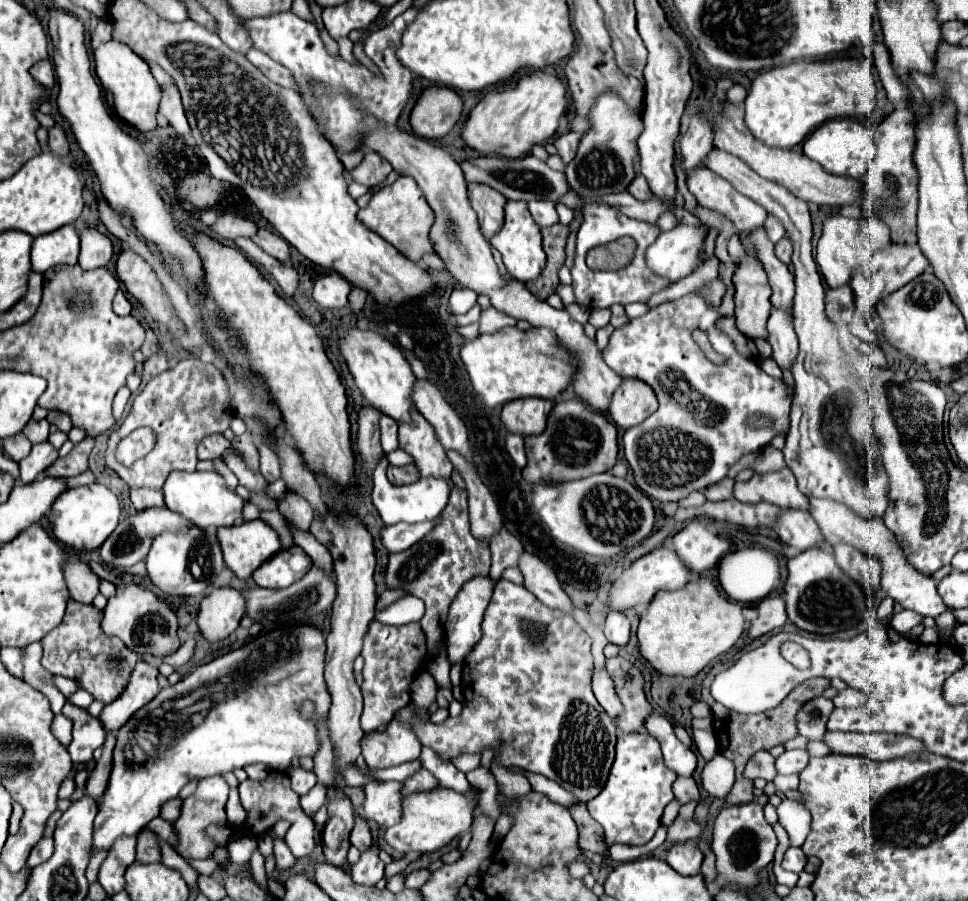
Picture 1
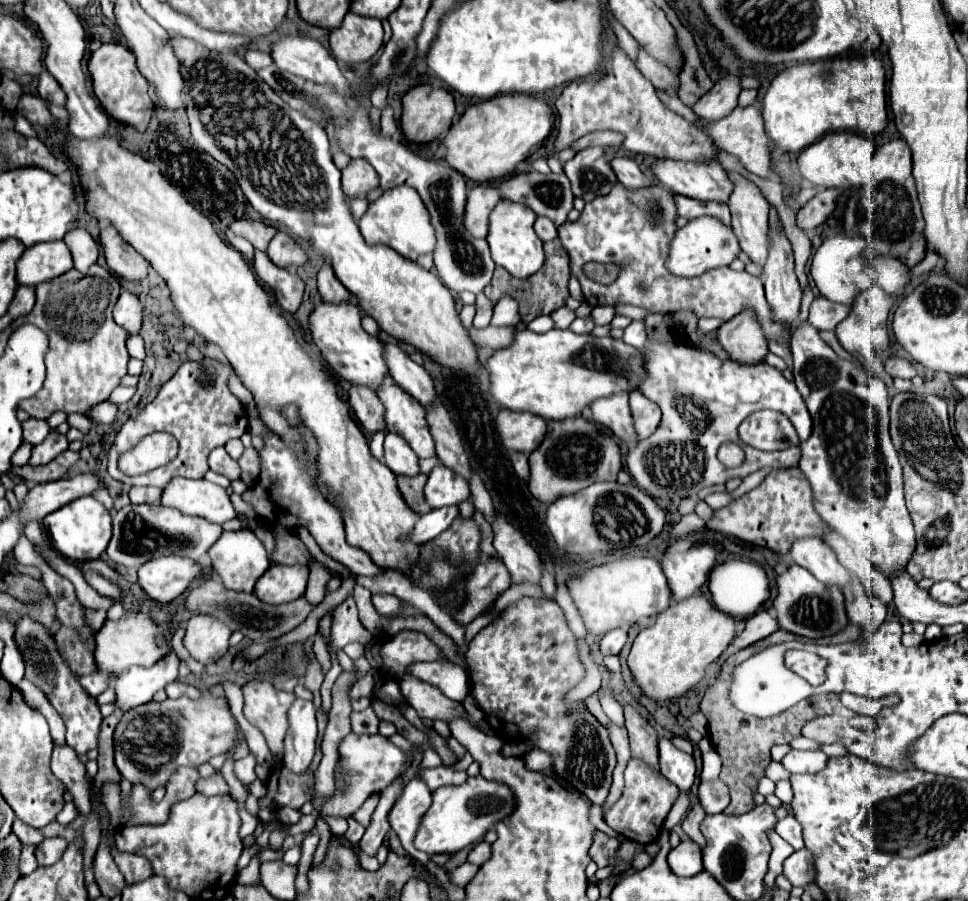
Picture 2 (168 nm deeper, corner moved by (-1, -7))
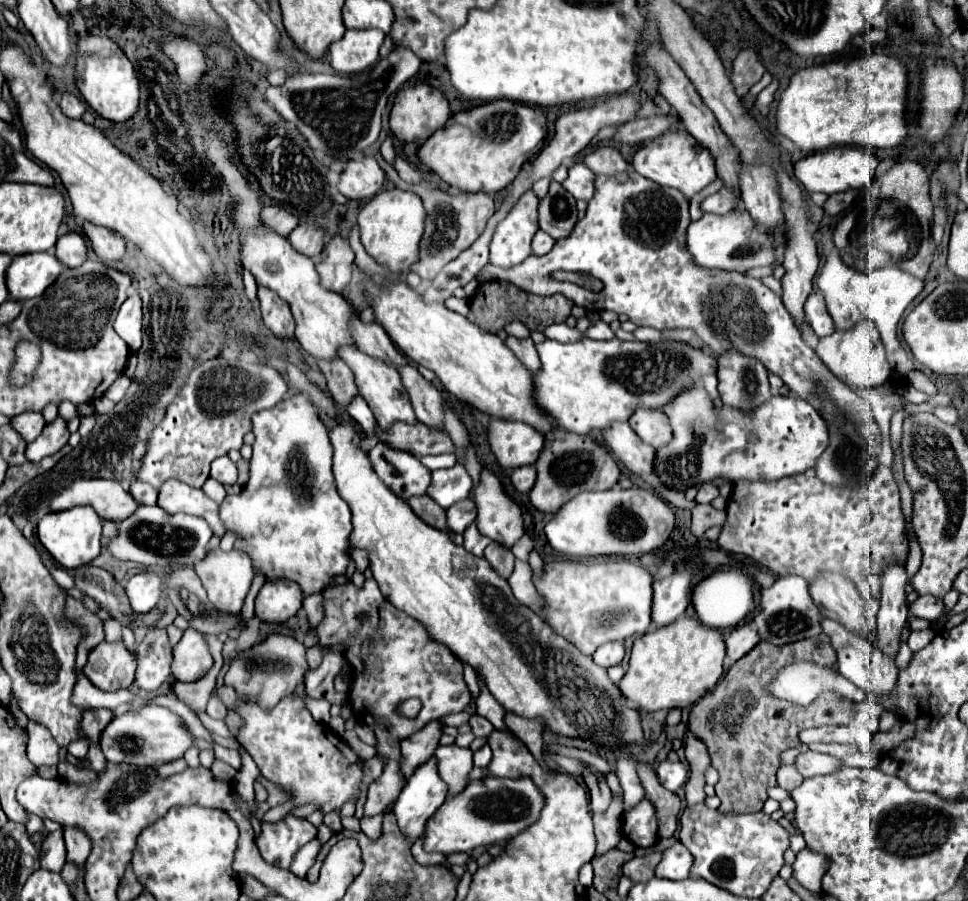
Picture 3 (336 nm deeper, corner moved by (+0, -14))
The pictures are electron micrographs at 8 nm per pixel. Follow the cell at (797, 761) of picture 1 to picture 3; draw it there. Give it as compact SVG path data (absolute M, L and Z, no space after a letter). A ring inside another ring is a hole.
M805 752L797 758L797 770L801 772L803 778L811 778L811 776L821 776L821 774L833 774L837 772L843 762L833 758L833 756L827 756L827 754L819 754L819 752Z

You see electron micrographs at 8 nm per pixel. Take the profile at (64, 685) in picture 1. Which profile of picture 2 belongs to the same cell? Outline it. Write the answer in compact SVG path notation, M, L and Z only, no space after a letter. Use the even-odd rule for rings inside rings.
M126 611L118 621L106 619L102 629L96 633L94 659L98 661L98 669L102 673L92 673L92 675L80 677L78 681L86 689L88 695L96 697L96 695L100 695L108 687L110 675L118 675L118 673L126 671L132 665L150 667L150 665L158 663L160 659L164 659L168 653L170 653L170 643L164 639L164 631L158 627L158 623L150 615L146 615L146 613Z

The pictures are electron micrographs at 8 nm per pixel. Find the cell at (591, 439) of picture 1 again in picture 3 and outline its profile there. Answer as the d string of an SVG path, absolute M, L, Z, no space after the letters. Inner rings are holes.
M551 430L545 434L545 446L541 450L537 466L537 482L529 492L531 504L539 512L555 514L565 502L573 496L589 490L609 490L619 480L619 468L615 458L607 452L607 448L599 446L589 436L579 436L565 430Z

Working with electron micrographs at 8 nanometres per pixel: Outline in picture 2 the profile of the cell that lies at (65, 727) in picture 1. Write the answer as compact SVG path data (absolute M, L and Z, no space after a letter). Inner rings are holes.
M56 745L52 755L52 773L66 785L74 797L74 805L80 813L90 811L90 779L86 777L86 767L80 763L78 755L70 745Z

